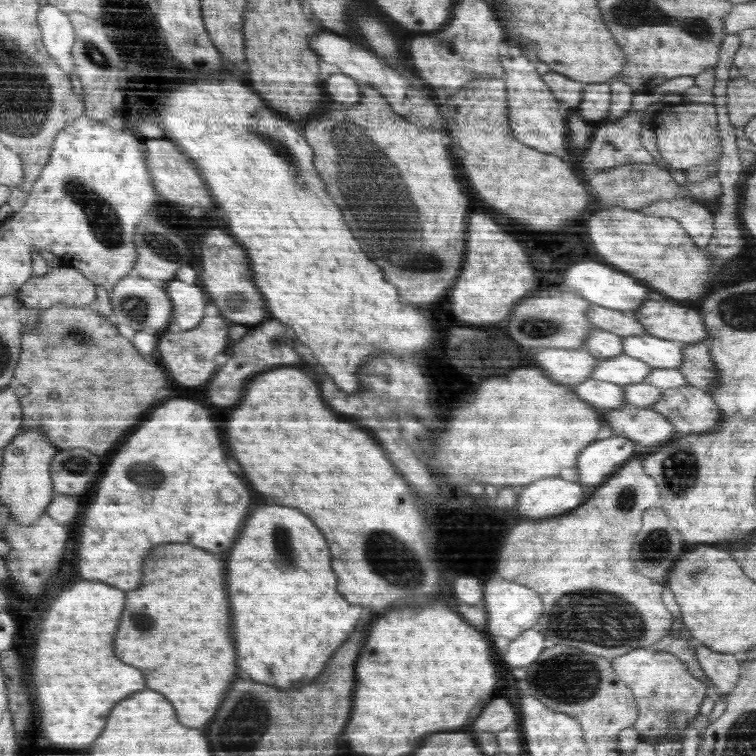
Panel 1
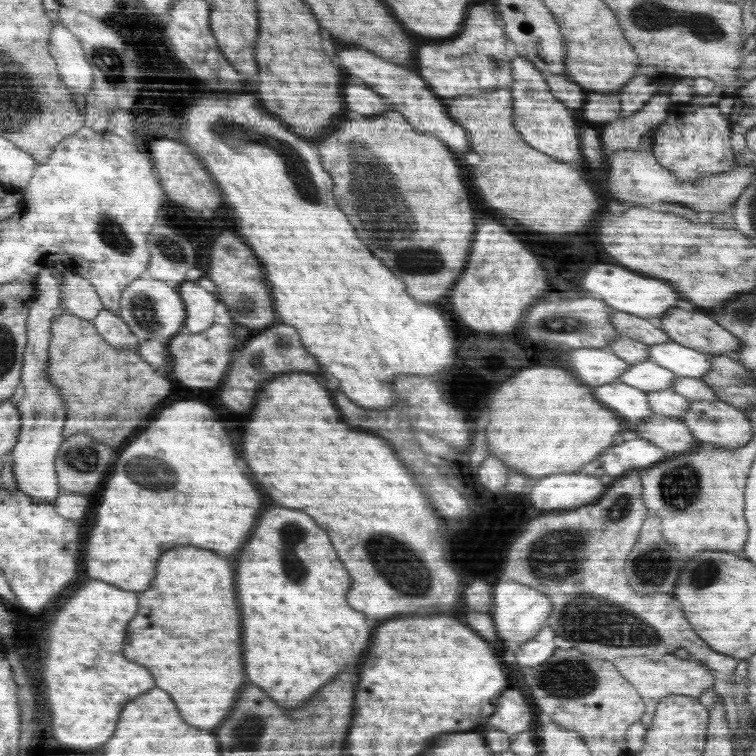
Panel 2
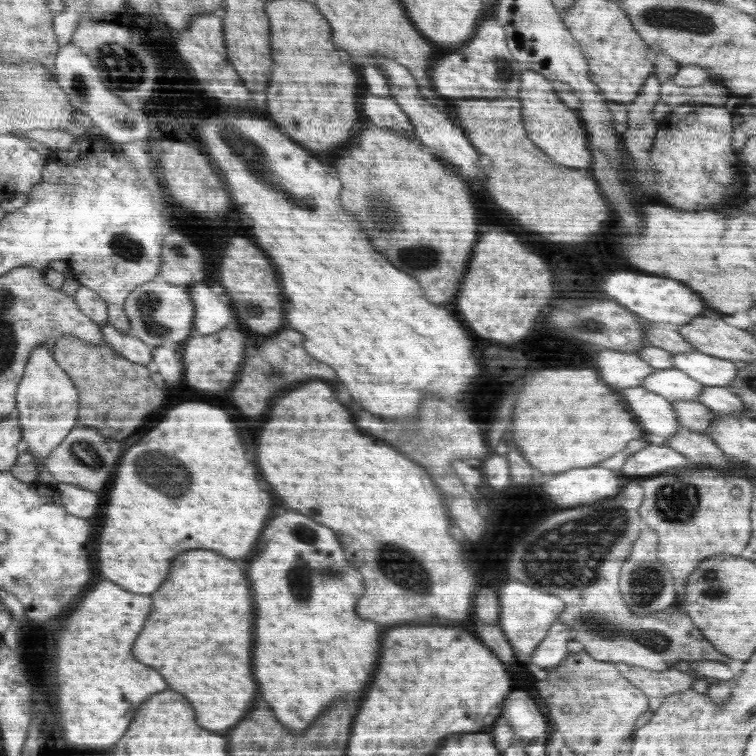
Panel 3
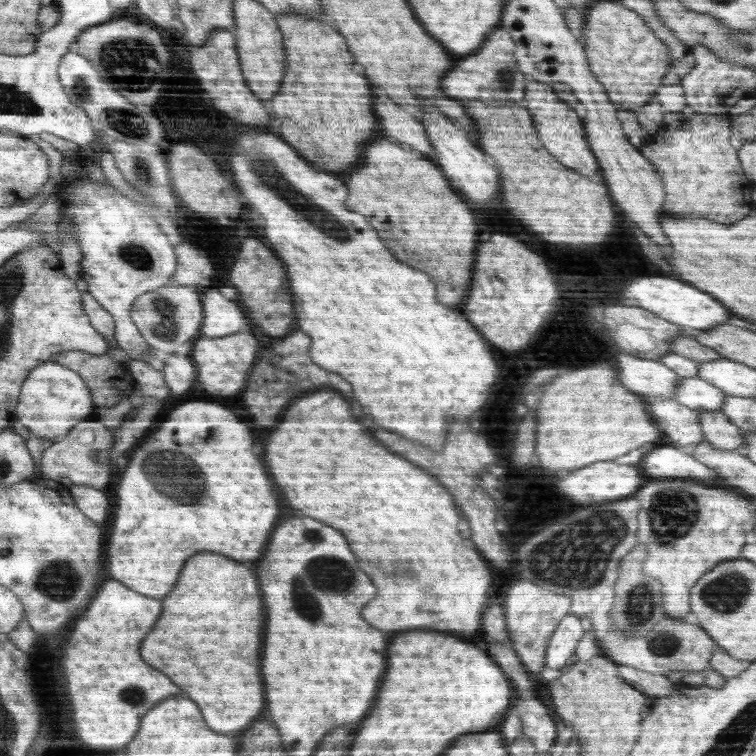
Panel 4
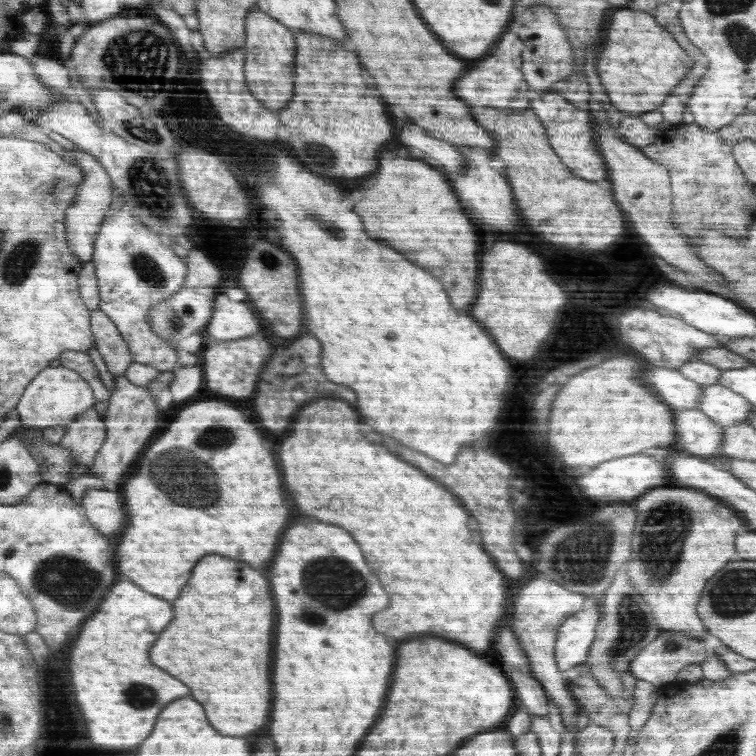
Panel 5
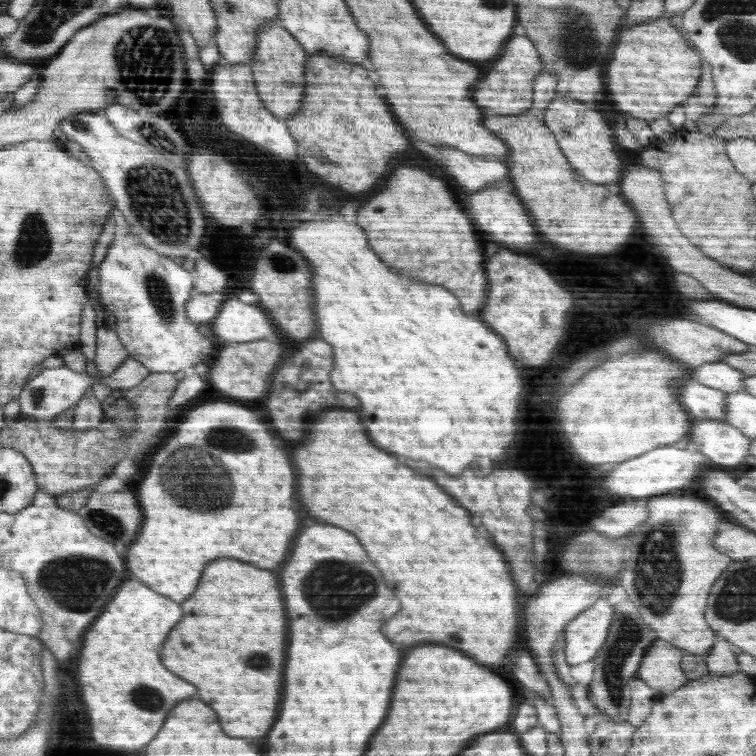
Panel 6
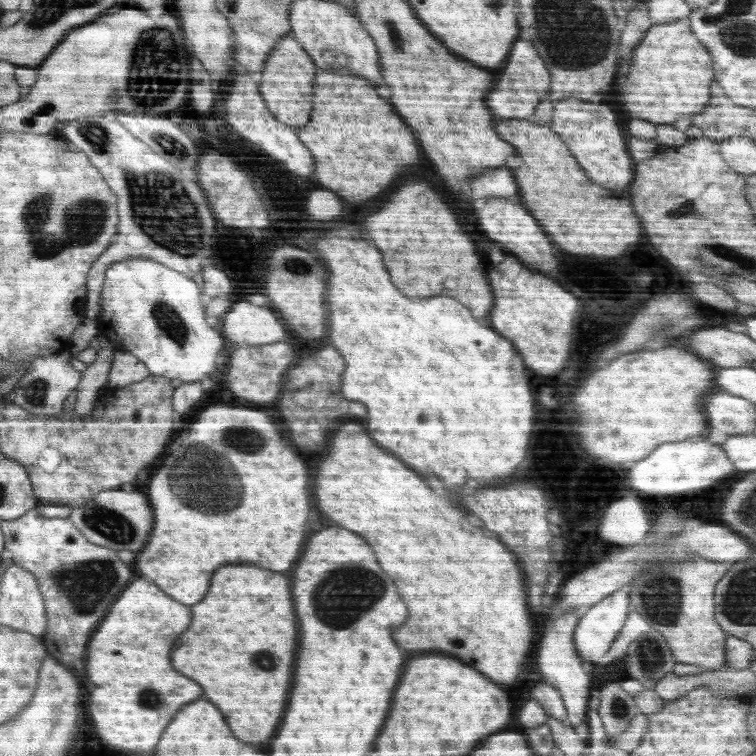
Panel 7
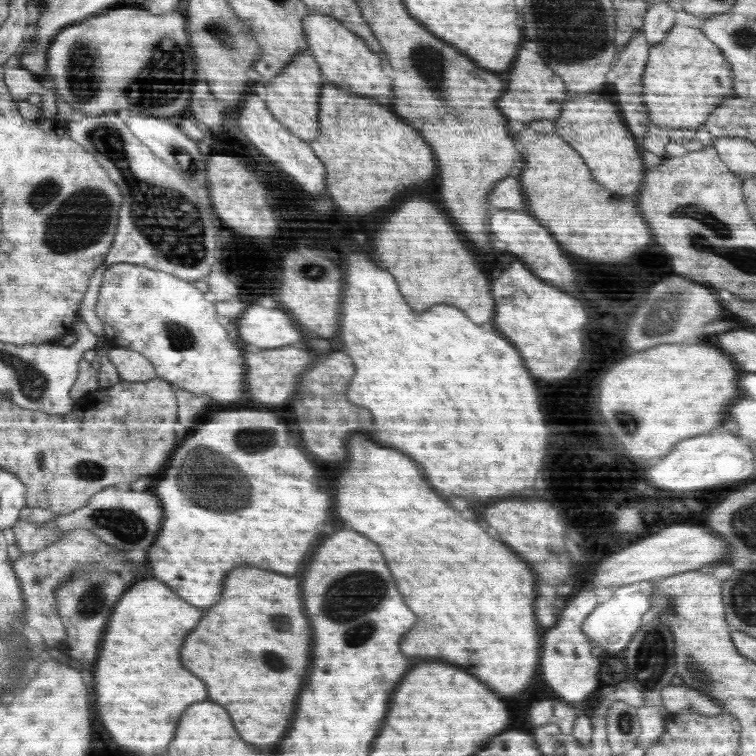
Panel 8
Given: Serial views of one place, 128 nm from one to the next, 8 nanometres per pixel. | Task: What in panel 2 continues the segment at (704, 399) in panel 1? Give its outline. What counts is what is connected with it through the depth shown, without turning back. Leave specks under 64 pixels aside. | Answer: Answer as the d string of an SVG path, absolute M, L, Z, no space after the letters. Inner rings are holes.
M720 399L711 401L690 400L687 411L680 418L688 427L688 430L702 443L708 443L714 447L736 450L743 447L751 440L754 434L749 418L744 411L722 402Z

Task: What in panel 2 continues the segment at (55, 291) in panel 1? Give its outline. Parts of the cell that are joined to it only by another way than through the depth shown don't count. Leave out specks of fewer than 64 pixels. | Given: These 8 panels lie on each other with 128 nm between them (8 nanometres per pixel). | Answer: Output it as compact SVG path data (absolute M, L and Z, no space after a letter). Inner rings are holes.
M68 269L61 273L64 282L59 284L60 300L65 312L92 321L104 308L96 288L82 275Z

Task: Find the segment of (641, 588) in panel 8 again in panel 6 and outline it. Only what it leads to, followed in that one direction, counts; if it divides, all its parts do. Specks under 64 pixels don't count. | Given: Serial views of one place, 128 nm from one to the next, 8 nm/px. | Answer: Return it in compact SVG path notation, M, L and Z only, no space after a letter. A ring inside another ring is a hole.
M599 598L590 608L583 610L568 623L563 632L565 659L570 666L588 662L597 656L599 648L604 645L604 641L608 638L608 628L610 628L614 616L614 609L615 607L610 606L606 599Z

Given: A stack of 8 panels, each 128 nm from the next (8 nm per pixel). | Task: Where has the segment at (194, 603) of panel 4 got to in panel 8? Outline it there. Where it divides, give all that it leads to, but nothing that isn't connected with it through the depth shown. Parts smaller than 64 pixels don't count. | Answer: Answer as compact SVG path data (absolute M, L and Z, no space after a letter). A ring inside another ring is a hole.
M240 566L226 578L226 590L218 604L208 607L195 630L186 638L181 648L181 663L210 686L210 700L220 706L232 704L234 726L238 726L238 734L242 734L246 742L272 746L286 736L292 722L292 706L296 706L298 692L310 668L310 644L312 626L304 618L298 580L254 566Z

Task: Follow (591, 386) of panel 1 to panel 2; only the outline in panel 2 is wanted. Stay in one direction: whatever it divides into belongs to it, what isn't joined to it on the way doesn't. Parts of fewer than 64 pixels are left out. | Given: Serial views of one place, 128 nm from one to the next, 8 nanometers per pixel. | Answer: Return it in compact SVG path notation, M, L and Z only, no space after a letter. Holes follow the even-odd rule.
M621 381L609 382L608 384L601 384L593 387L593 394L596 395L596 399L598 402L601 402L604 406L608 406L612 410L614 410L618 415L629 419L630 424L632 426L636 426L637 424L645 421L648 417L651 417L654 413L653 410L649 407L648 399L646 398L646 393L639 388L634 388L633 386L628 386L627 384L622 383Z

